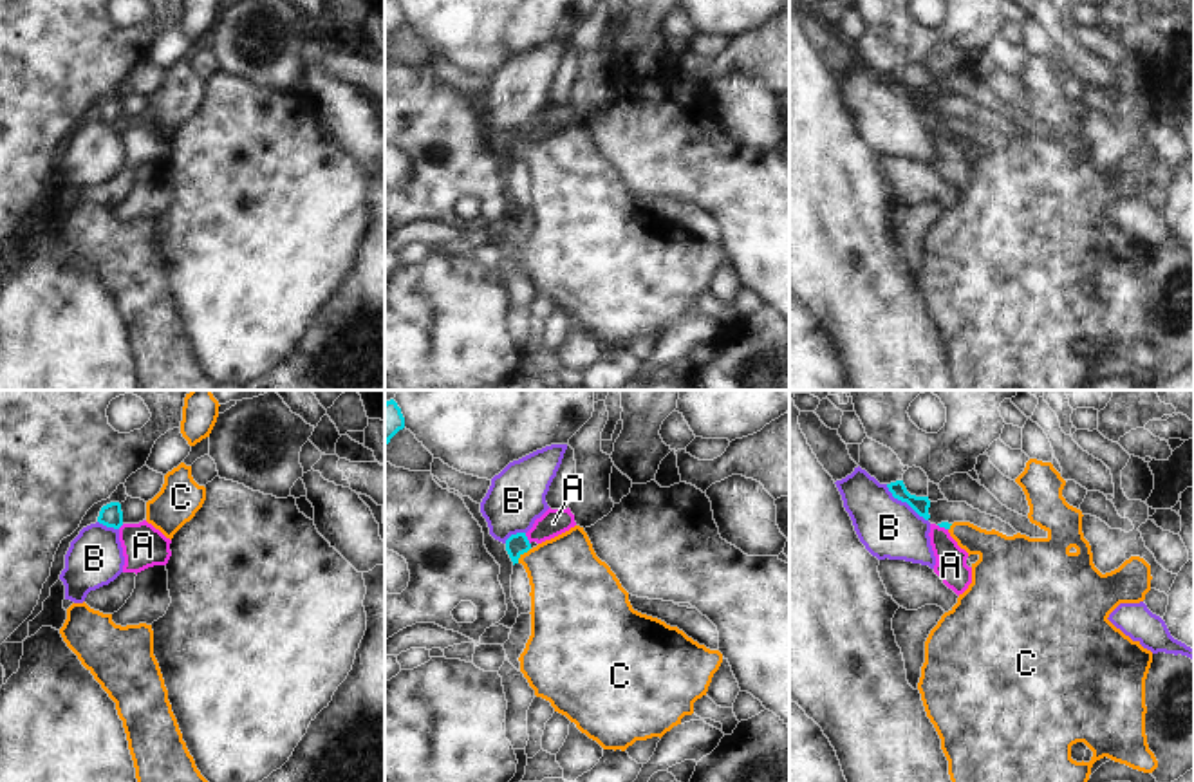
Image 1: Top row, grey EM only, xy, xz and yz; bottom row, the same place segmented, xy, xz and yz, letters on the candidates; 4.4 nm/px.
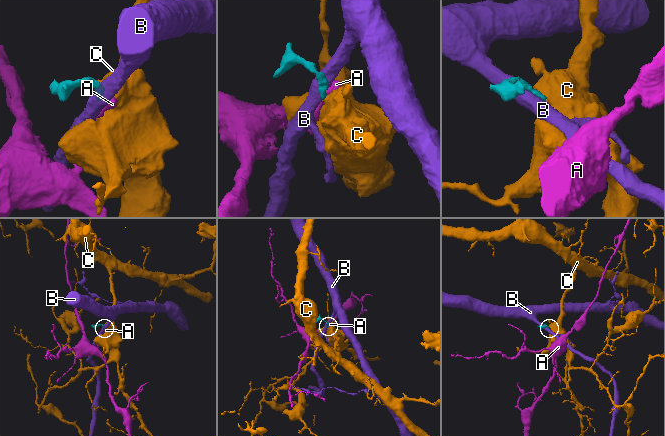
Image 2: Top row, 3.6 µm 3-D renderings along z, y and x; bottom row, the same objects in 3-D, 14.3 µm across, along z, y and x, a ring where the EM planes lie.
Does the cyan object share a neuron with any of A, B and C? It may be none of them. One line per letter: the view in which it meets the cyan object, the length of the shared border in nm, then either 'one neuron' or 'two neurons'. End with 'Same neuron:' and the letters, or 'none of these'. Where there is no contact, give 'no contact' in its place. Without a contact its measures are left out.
A: xz | 60 nm | two neurons
B: yz | 260 nm | two neurons
C: xz | 90 nm | one neuron
Same neuron: C

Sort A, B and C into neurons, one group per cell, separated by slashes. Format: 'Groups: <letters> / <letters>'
Groups: A / B / C

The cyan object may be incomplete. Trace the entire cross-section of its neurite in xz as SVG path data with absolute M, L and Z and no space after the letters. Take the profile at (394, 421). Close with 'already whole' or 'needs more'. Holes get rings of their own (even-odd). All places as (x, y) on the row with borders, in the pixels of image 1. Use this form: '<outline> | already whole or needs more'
M394 399L385 403L385 446L390 439L405 428L405 417Z | already whole

